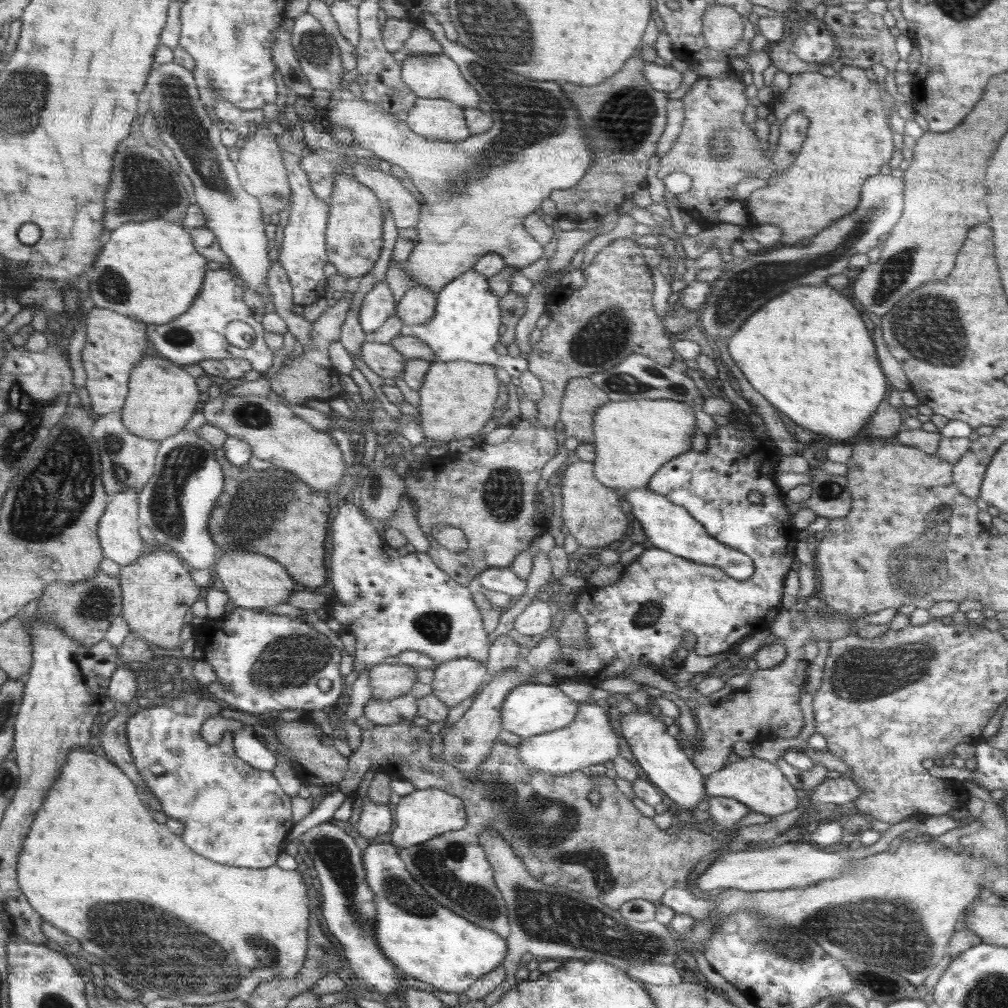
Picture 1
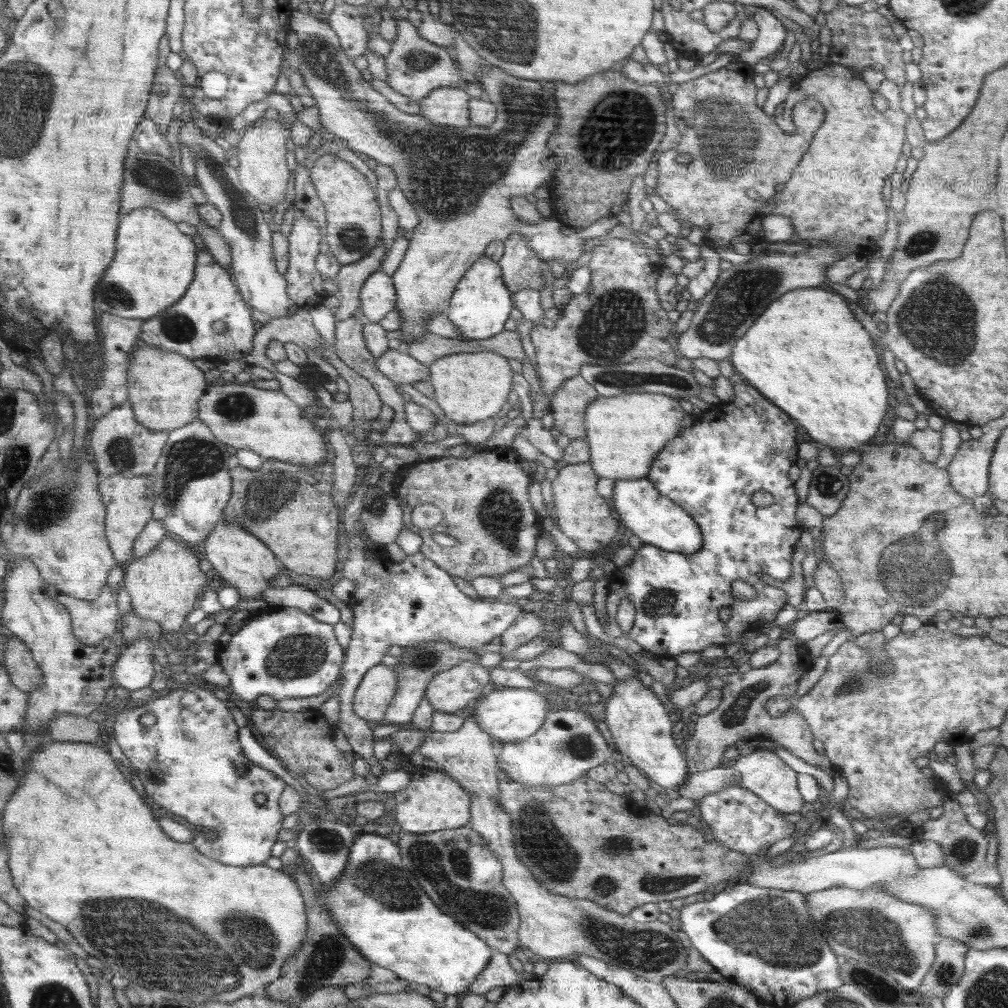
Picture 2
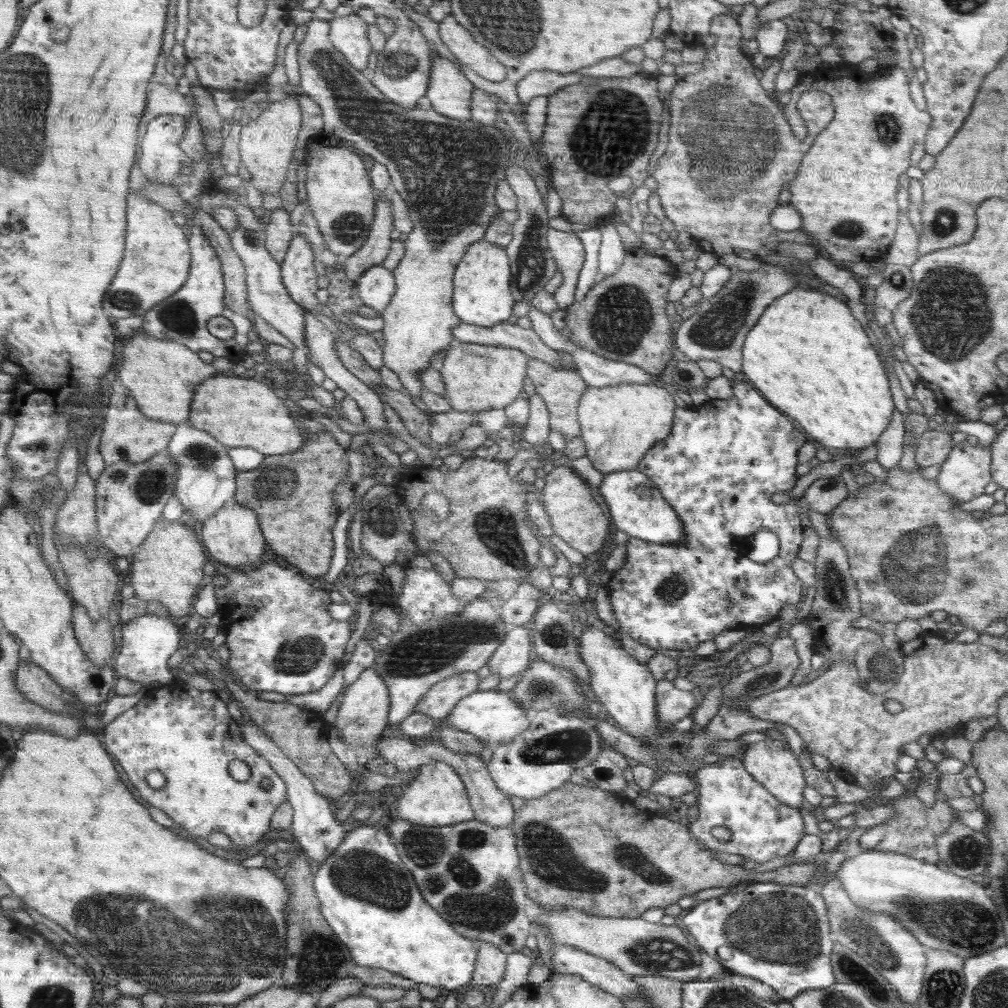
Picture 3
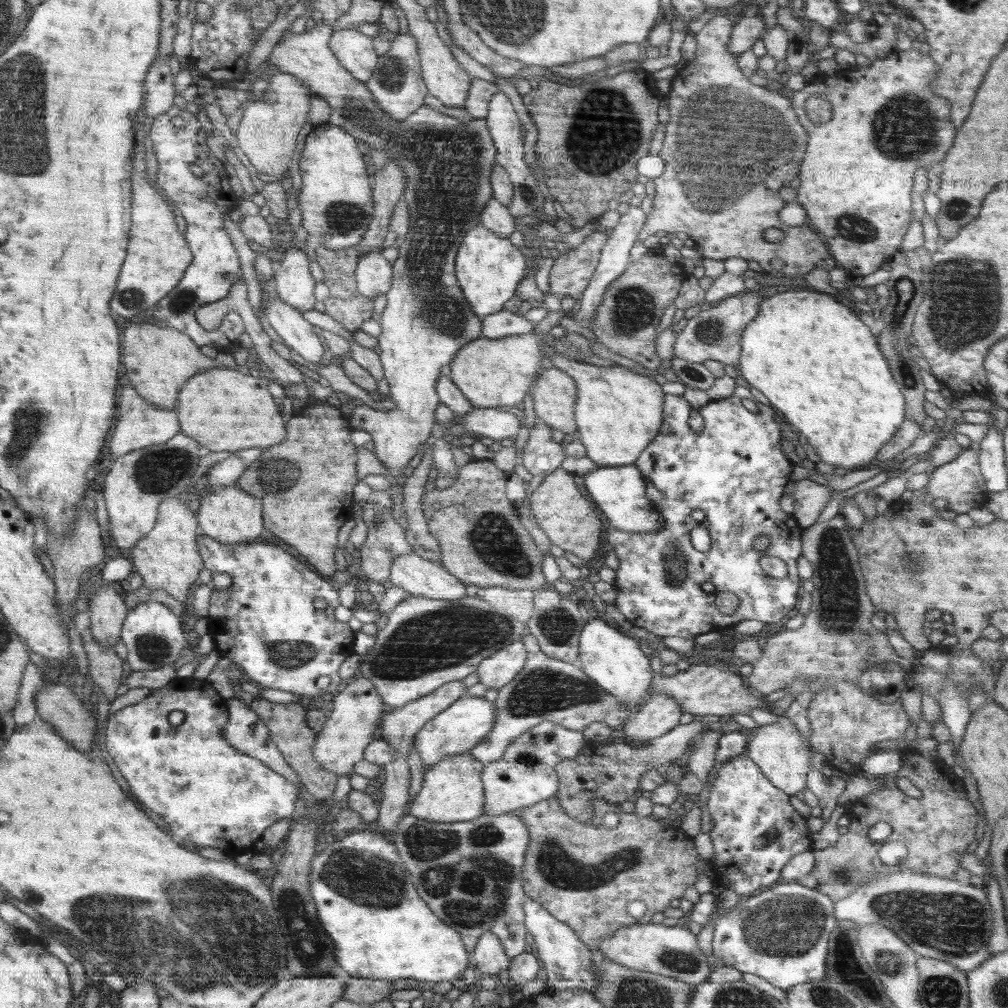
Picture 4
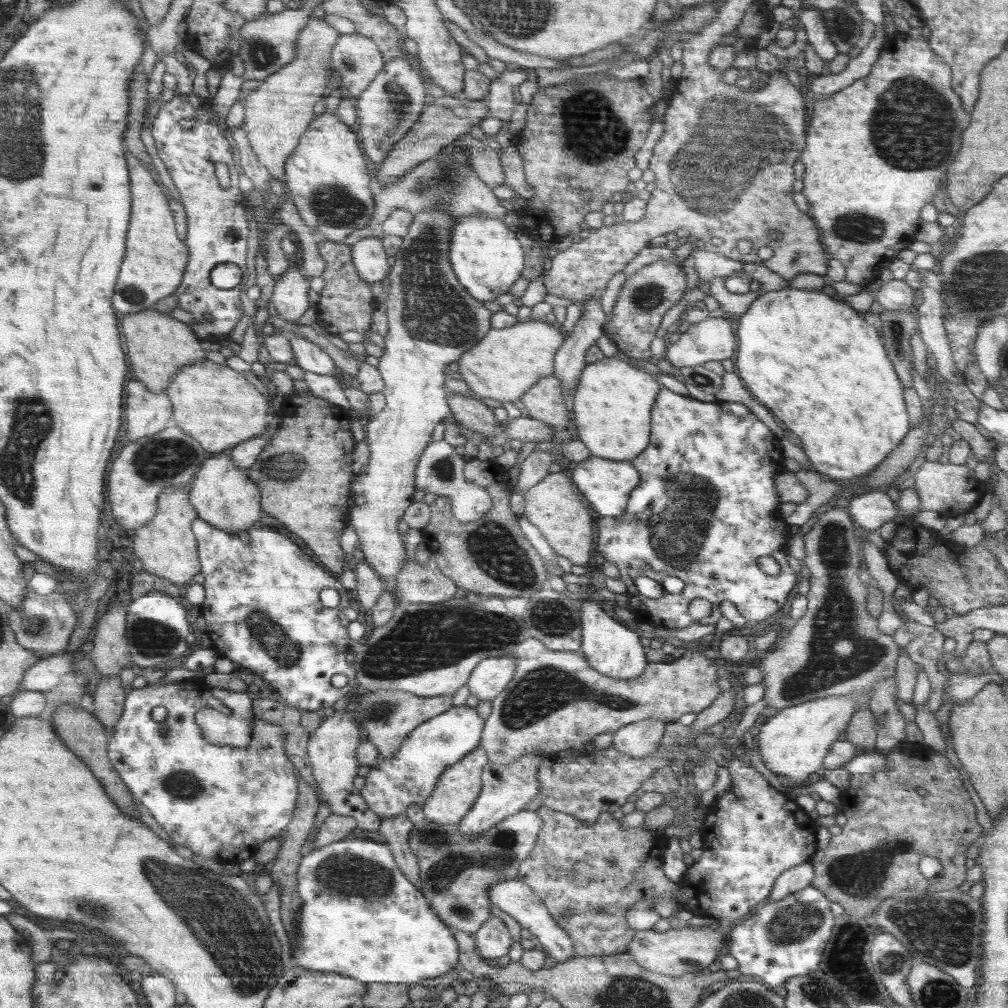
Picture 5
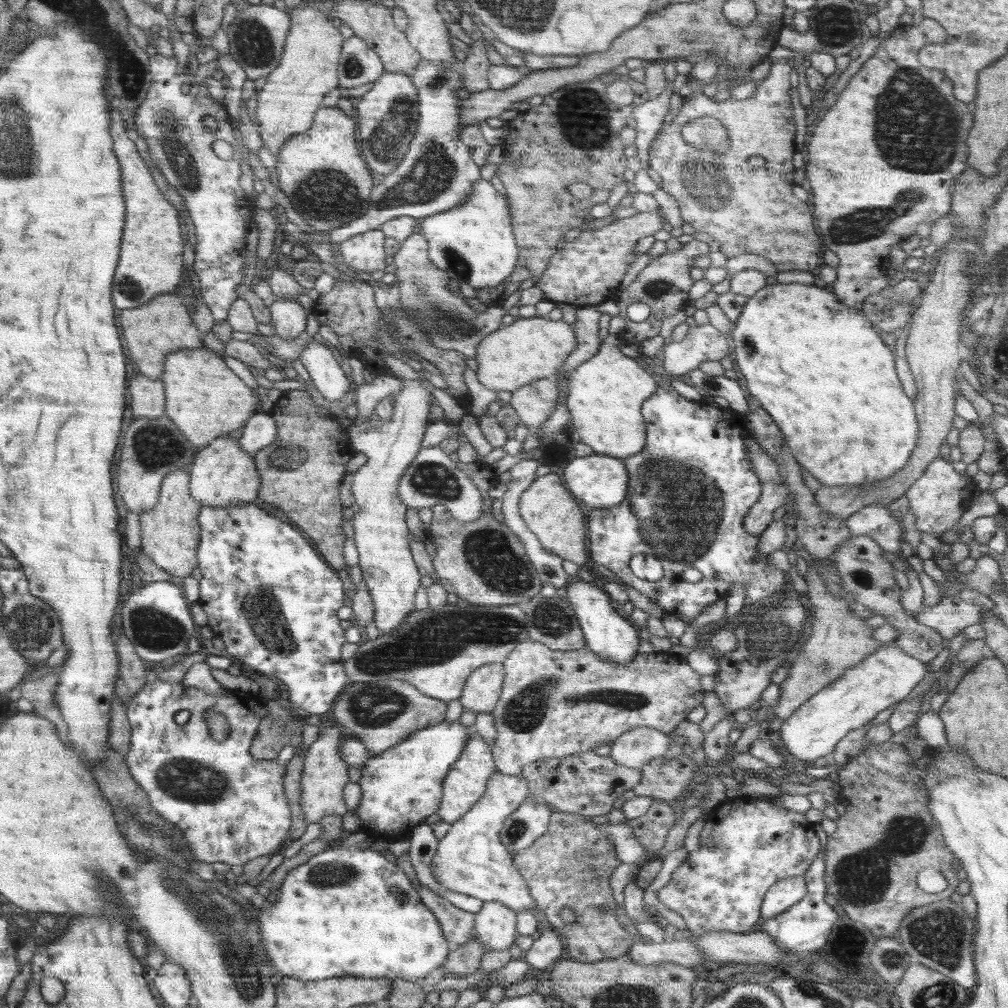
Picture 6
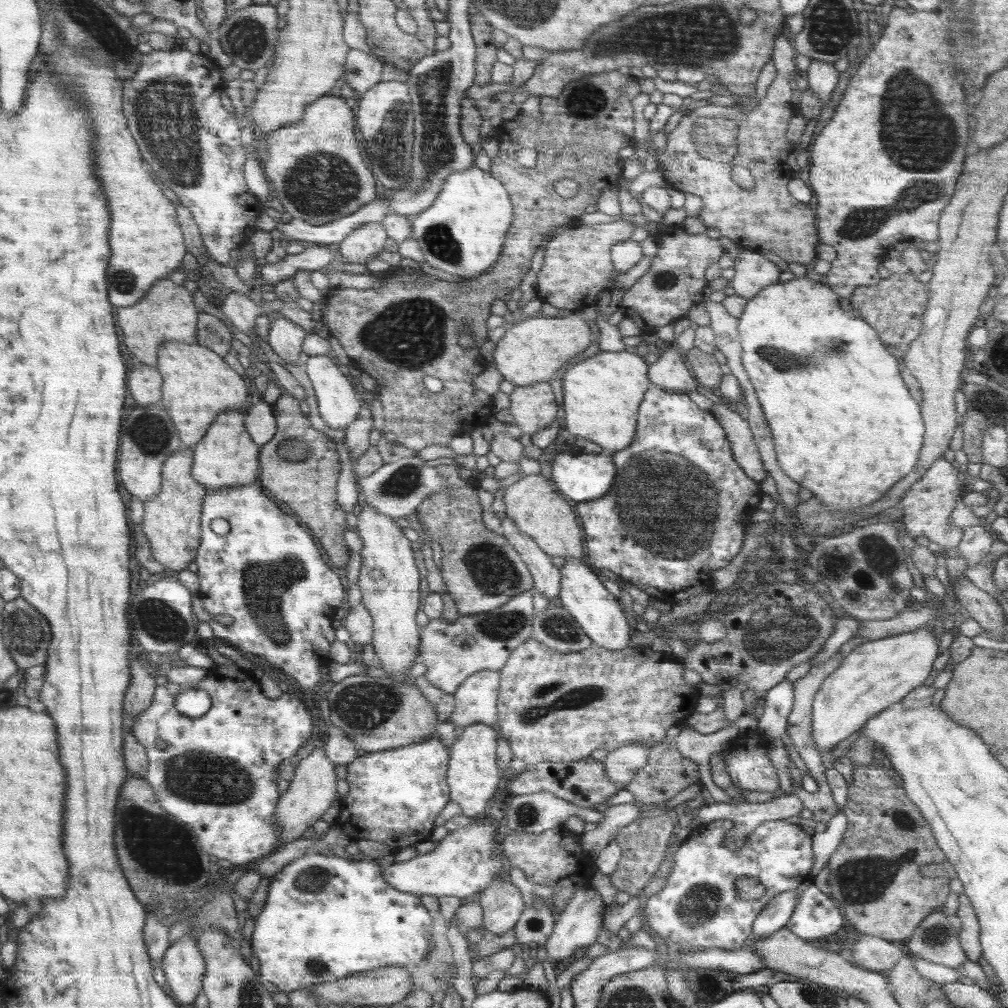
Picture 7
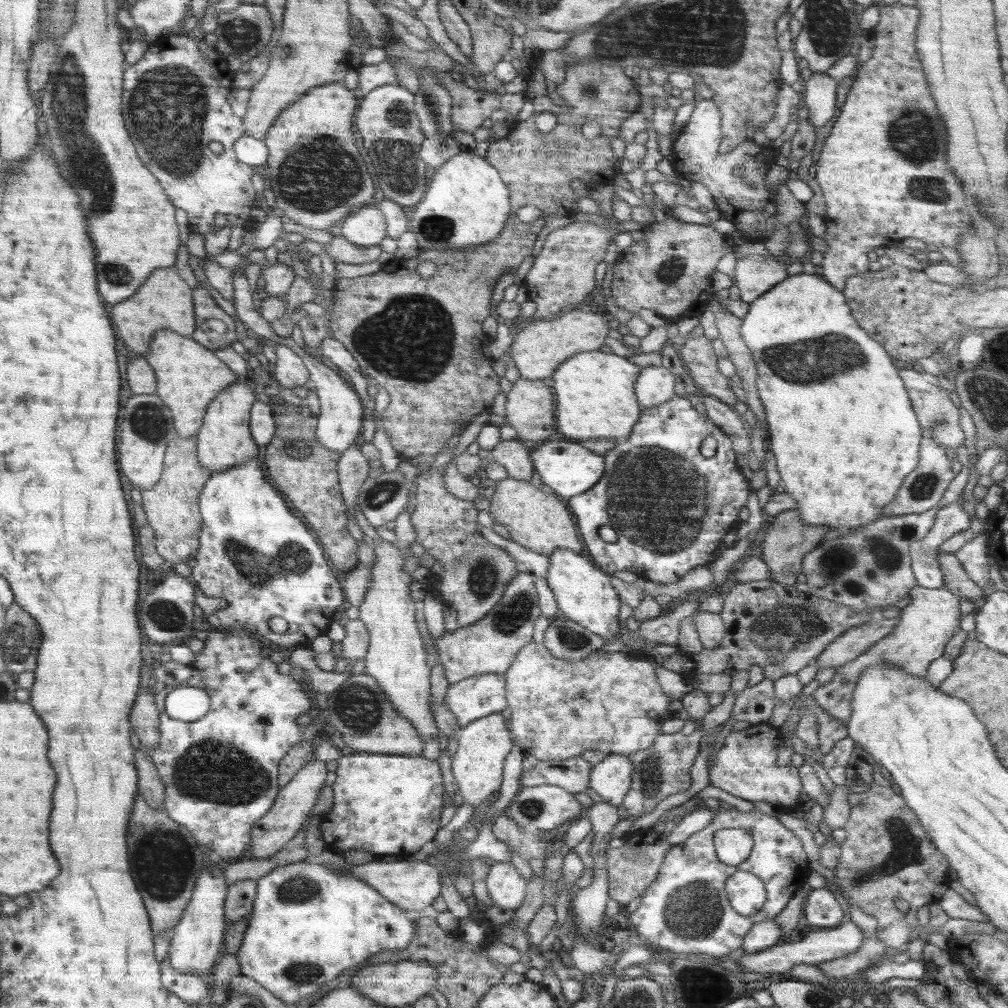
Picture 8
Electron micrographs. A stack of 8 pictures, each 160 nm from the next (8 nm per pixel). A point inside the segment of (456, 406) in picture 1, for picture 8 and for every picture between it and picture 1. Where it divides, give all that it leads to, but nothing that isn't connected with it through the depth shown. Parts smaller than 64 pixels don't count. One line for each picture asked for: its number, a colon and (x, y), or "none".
2: (469, 387)
3: (477, 377)
4: (490, 372)
5: (507, 361)
6: (530, 349)
7: (533, 348)
8: (540, 347)

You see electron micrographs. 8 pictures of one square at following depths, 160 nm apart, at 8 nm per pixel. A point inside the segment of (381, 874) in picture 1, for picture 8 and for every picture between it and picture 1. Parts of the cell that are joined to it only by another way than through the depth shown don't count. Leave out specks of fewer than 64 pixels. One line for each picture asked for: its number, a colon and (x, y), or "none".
2: (378, 903)
3: (369, 897)
4: (382, 929)
5: (362, 917)
6: (340, 914)
7: (325, 918)
8: (310, 923)

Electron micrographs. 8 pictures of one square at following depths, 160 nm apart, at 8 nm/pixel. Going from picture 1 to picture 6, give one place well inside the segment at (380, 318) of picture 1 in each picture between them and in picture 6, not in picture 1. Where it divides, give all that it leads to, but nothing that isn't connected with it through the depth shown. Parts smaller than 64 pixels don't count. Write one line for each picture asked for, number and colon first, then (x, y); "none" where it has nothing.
2: (378, 298)
3: (376, 286)
4: (374, 274)
5: (371, 262)
6: (365, 251)

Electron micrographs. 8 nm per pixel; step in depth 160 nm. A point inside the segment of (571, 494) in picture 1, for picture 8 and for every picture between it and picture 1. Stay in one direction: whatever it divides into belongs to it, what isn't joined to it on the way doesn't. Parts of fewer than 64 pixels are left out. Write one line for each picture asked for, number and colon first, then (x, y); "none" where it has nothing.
2: (582, 514)
3: (575, 516)
4: (569, 520)
5: (554, 506)
6: (547, 508)
7: (538, 510)
8: (538, 521)

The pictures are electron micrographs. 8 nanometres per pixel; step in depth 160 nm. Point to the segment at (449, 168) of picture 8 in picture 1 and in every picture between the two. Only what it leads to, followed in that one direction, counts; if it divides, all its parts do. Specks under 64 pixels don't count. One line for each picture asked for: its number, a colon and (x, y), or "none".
1: (465, 324)
2: (481, 304)
3: (482, 296)
4: (488, 266)
5: (486, 256)
6: (472, 242)
7: (462, 232)

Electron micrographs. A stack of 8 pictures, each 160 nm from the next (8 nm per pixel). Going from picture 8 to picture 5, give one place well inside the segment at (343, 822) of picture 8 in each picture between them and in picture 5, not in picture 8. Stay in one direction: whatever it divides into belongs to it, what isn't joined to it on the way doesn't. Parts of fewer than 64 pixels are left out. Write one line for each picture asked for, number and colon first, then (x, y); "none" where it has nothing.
5: (410, 776)
6: (401, 787)
7: (394, 796)

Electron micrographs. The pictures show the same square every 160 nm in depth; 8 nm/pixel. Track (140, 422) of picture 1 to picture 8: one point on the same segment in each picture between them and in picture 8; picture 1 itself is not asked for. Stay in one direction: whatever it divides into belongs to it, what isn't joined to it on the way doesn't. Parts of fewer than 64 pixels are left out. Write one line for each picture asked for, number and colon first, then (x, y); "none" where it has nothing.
2: (165, 386)
3: (162, 374)
4: (166, 358)
5: (157, 346)
6: (154, 331)
7: (168, 314)
8: (165, 302)

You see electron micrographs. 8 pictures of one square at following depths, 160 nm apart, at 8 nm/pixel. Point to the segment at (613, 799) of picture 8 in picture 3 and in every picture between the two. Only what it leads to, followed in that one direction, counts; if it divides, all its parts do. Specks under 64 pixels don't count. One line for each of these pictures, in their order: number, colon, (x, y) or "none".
3: (674, 703)
4: (662, 713)
5: (639, 739)
6: (637, 747)
7: (621, 764)

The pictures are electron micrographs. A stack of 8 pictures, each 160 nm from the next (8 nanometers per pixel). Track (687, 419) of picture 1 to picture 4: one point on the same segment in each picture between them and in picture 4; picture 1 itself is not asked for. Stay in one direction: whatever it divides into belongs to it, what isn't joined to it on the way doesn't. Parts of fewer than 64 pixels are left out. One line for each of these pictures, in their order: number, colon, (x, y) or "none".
2: (625, 432)
3: (620, 424)
4: (619, 412)

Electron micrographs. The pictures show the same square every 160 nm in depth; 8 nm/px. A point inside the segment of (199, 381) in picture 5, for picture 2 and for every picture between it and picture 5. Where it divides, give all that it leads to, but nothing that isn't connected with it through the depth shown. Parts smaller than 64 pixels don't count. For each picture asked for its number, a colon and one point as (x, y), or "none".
2: (267, 423)
3: (239, 411)
4: (223, 409)

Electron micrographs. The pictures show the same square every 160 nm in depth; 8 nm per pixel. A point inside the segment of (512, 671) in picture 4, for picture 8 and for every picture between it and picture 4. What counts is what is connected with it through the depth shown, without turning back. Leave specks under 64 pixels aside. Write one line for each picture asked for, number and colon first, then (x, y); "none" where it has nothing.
5: (490, 677)
6: (481, 692)
7: (476, 699)
8: (476, 697)

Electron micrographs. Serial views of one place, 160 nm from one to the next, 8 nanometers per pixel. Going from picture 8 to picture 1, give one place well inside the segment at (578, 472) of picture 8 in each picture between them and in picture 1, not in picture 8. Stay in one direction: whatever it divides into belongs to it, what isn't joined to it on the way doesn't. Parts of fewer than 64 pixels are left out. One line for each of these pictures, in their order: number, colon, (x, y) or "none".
1: (670, 527)
2: (657, 520)
3: (637, 508)
4: (620, 491)
5: (607, 485)
6: (600, 481)
7: (582, 477)

